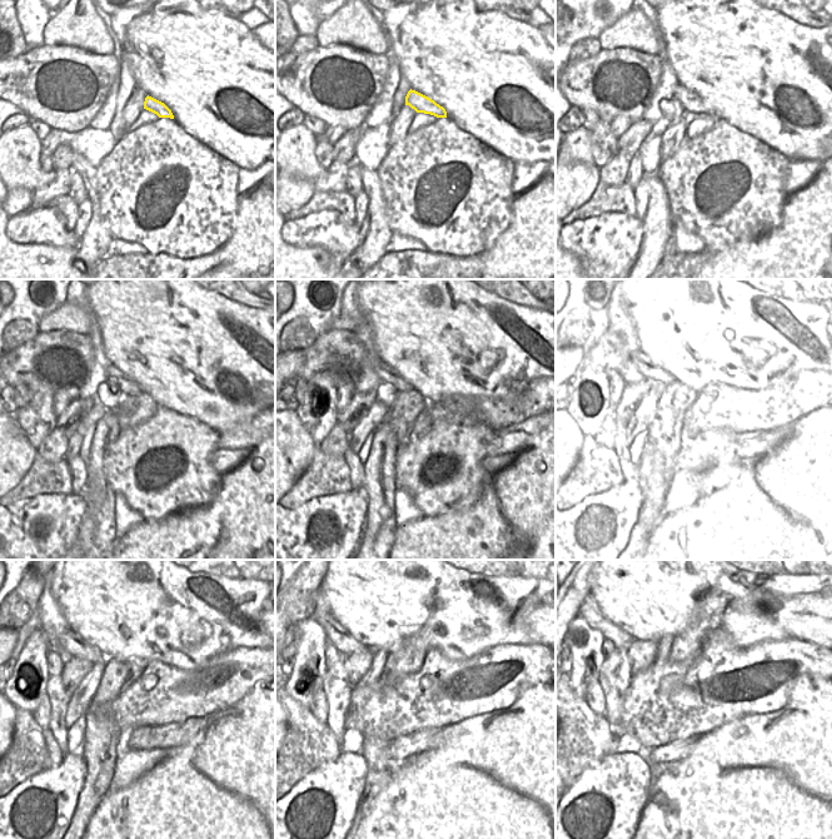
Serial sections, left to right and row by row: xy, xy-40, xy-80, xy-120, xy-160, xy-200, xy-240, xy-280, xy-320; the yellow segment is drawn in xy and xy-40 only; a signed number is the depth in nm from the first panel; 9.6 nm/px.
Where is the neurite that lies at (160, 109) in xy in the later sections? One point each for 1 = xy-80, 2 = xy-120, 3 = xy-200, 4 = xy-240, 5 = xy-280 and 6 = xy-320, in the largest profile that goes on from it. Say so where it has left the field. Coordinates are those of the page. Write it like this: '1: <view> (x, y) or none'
1: xy-80 (692, 104)
2: xy-120 (119, 381)
3: xy-200 (648, 371)
4: xy-240 (53, 622)
5: xy-280 (337, 635)
6: xy-320 (589, 610)

